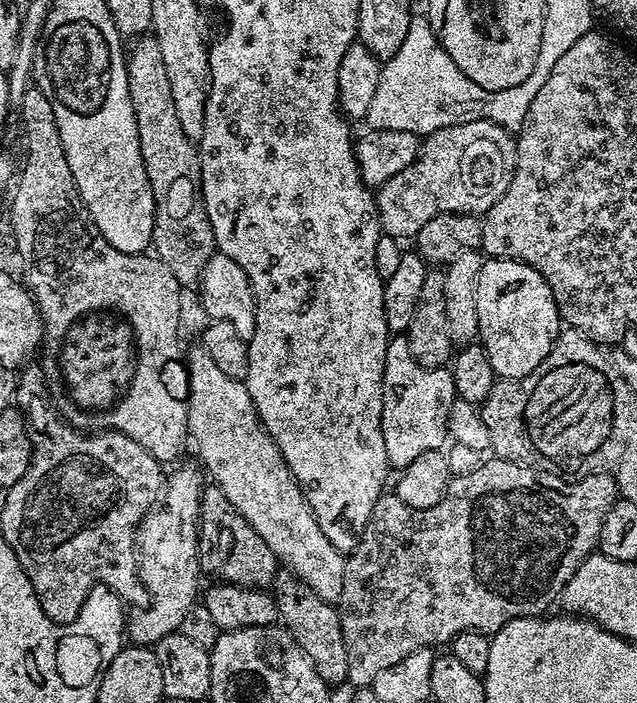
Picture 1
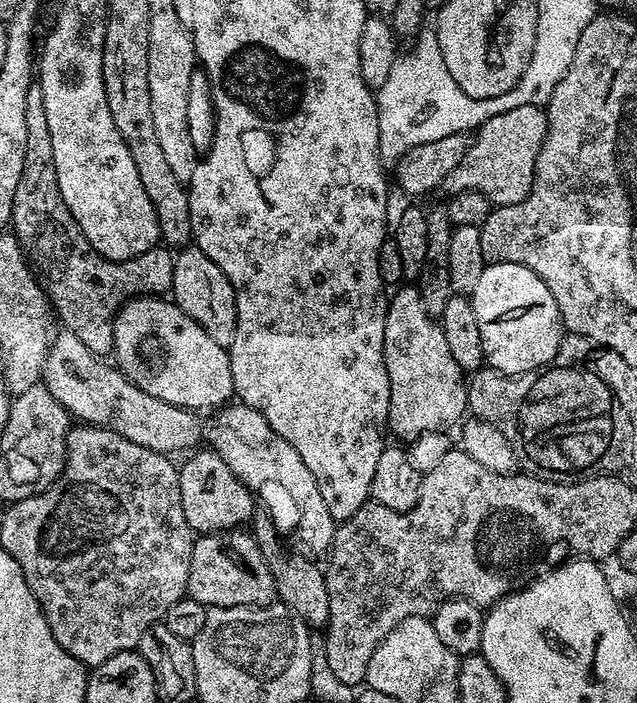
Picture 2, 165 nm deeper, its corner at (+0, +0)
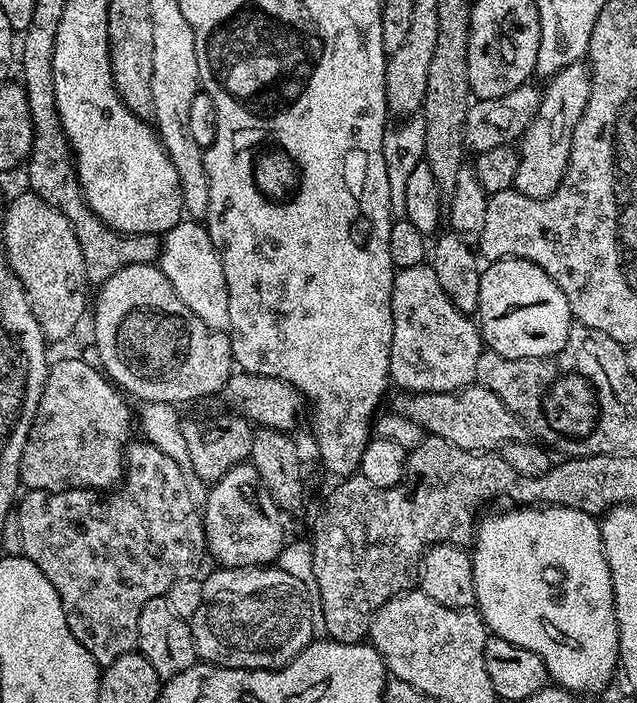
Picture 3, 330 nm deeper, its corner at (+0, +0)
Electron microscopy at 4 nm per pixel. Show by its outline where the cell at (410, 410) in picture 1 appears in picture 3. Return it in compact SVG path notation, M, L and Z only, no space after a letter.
M427 264L401 268L393 275L390 285L390 307L392 310L392 345L390 346L390 376L393 381L396 380L401 384L401 389L409 393L414 392L458 392L461 388L467 388L476 380L476 371L478 370L478 358L482 351L482 337L477 321L469 318L467 315L459 312L450 298L447 297L446 291L442 290L438 278L435 277L435 271Z

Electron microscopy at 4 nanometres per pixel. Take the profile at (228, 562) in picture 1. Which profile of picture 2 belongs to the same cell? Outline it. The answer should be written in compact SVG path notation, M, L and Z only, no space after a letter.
M205 448L179 467L179 493L186 522L197 535L233 531L248 521L254 512L253 493L248 491L223 462L220 455Z

